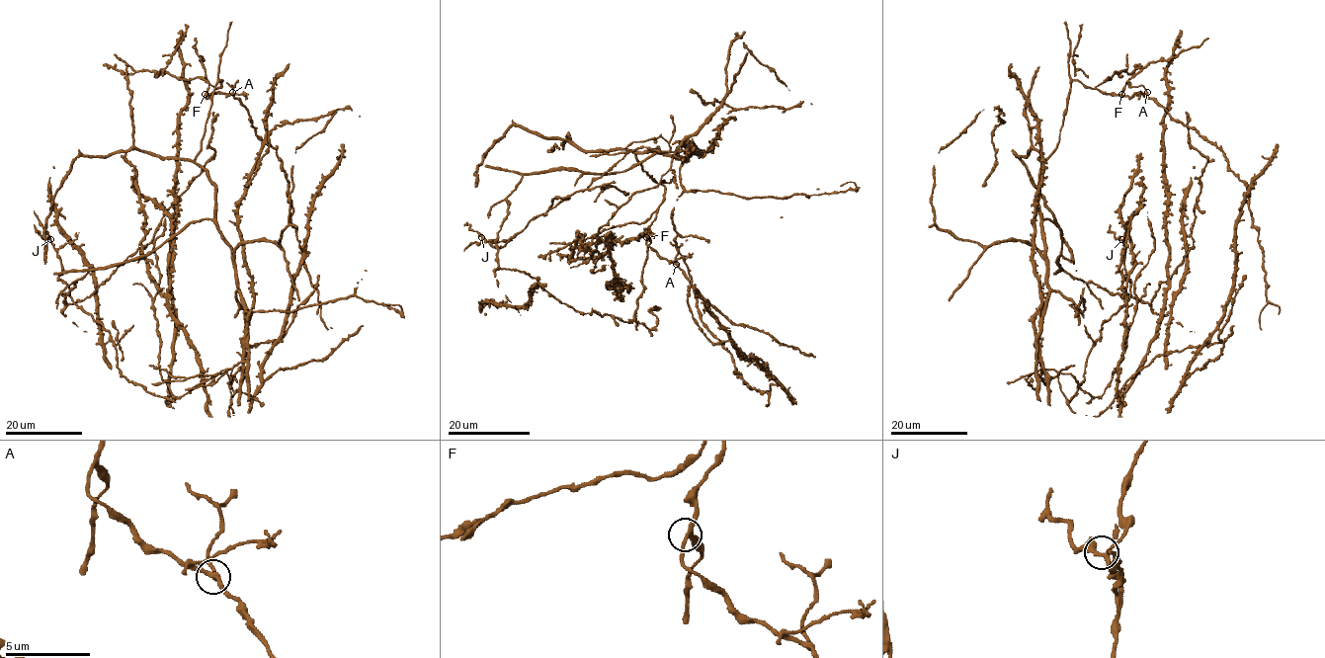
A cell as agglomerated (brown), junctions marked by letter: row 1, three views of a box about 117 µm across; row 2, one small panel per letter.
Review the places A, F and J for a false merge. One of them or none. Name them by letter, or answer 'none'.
A

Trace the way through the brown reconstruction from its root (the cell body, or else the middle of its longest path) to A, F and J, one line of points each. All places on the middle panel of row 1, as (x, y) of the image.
A: (647, 174), (664, 187), (664, 198), (650, 226), (646, 244), (662, 258), (677, 264)
F: (647, 174), (664, 187), (664, 198), (646, 237)
J: (647, 174), (635, 155), (658, 148), (621, 172), (524, 174), (507, 198), (496, 242), (502, 247), (481, 237)

